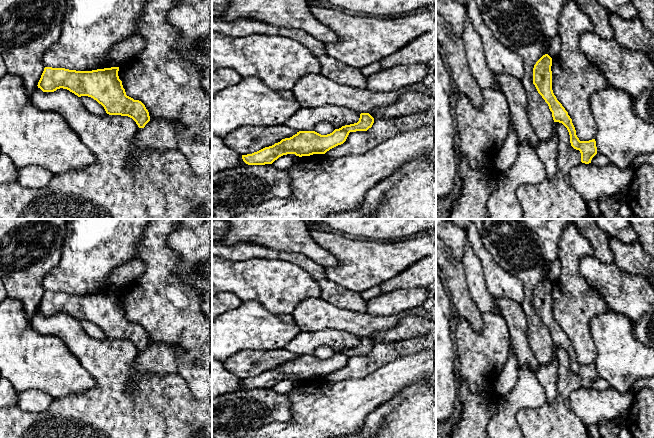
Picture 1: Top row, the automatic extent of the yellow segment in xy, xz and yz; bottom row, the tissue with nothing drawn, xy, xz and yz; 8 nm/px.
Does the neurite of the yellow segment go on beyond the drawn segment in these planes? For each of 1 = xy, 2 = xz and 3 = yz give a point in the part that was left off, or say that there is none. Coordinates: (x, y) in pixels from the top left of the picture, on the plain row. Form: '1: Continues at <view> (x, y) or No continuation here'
1: No continuation here
2: No continuation here
3: No continuation here

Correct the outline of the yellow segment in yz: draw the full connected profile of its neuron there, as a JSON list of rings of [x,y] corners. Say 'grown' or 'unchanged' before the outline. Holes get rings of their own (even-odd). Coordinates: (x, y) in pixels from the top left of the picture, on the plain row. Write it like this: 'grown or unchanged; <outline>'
unchanged; [[[548,278],[543,279],[534,289],[533,308],[538,317],[548,328],[554,346],[562,347],[567,352],[570,359],[571,370],[581,377],[581,386],[589,388],[592,382],[597,378],[596,365],[595,363],[580,365],[577,361],[572,343],[553,317],[551,290],[552,282]]]

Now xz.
unchanged; [[[361,337],[357,347],[342,350],[330,358],[321,359],[315,355],[299,355],[272,370],[252,378],[242,379],[242,383],[248,389],[265,389],[272,388],[279,381],[287,378],[295,378],[299,381],[325,378],[330,373],[343,368],[350,356],[367,355],[373,347],[374,342],[369,337]]]

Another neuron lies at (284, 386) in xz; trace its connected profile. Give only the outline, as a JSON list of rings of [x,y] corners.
[[[295,378],[283,379],[275,384],[272,389],[278,394],[288,394],[295,387],[297,387],[300,382],[301,381],[296,380]]]

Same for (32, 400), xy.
[[[38,390],[18,392],[17,407],[28,412],[45,411],[54,399],[49,394]]]

